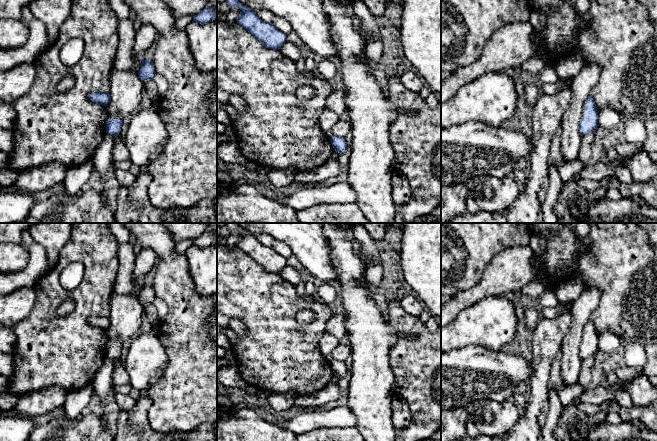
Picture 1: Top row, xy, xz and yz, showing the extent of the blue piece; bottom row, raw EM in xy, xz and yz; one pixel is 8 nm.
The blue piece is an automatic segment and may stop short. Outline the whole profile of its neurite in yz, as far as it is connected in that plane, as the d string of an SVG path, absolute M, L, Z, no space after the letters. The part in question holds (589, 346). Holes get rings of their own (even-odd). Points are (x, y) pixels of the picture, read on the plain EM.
M589 320L585 327L585 340L579 346L579 356L587 359L598 350L598 337L594 323Z

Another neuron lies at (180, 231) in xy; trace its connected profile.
M161 223L172 235L175 242L195 240L208 230L207 223Z

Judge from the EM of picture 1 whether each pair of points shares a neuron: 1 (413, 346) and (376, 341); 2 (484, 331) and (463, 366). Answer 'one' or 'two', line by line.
1: two
2: two

